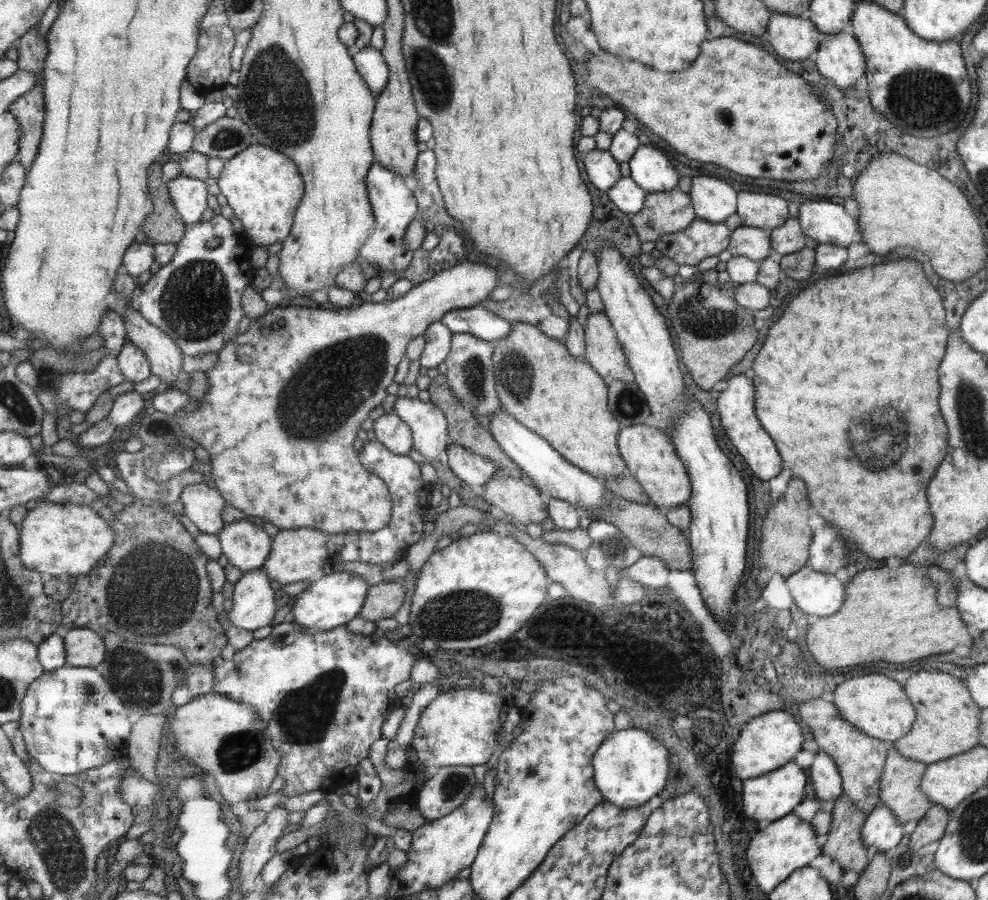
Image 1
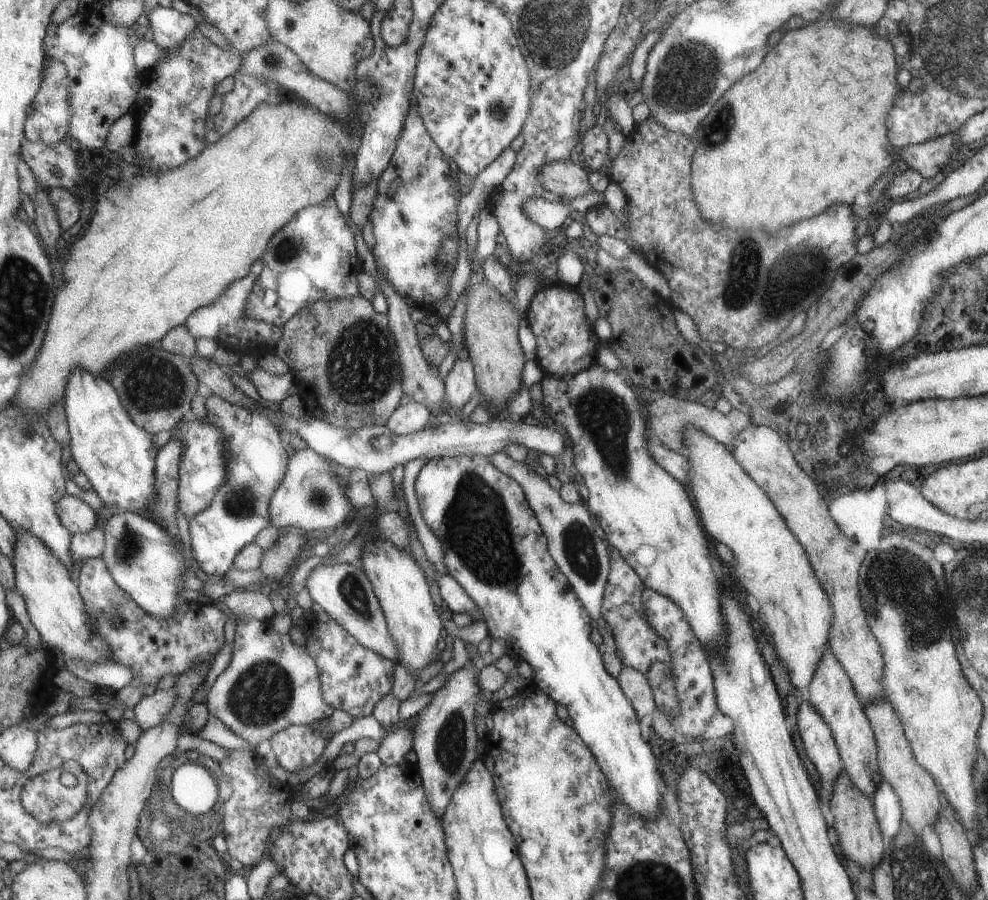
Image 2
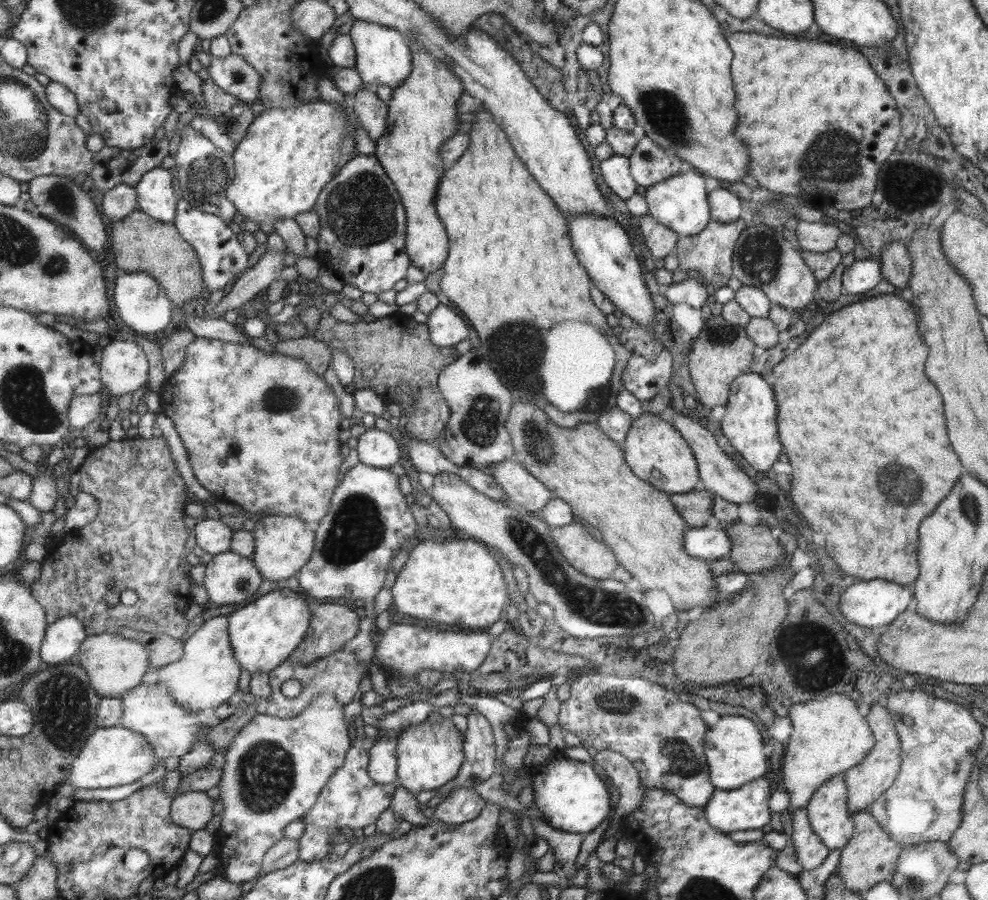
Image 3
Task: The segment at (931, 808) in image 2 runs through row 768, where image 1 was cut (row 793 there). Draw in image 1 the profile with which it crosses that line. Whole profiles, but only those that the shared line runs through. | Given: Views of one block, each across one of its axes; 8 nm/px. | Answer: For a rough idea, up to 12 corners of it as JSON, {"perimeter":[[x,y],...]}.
{"perimeter":[[889,748],[879,804],[902,826],[930,808],[927,765]]}

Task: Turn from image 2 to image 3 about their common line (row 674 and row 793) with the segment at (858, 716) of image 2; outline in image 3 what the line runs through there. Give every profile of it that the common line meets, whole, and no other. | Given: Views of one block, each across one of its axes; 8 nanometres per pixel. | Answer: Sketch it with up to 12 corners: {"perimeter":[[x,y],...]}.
{"perimeter":[[844,772],[833,775],[804,807],[828,850],[855,830]]}

